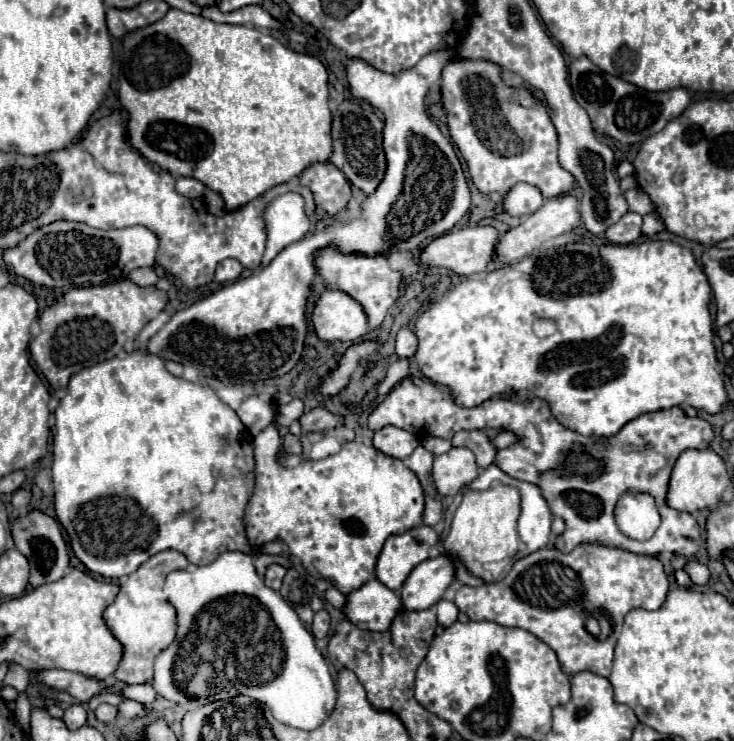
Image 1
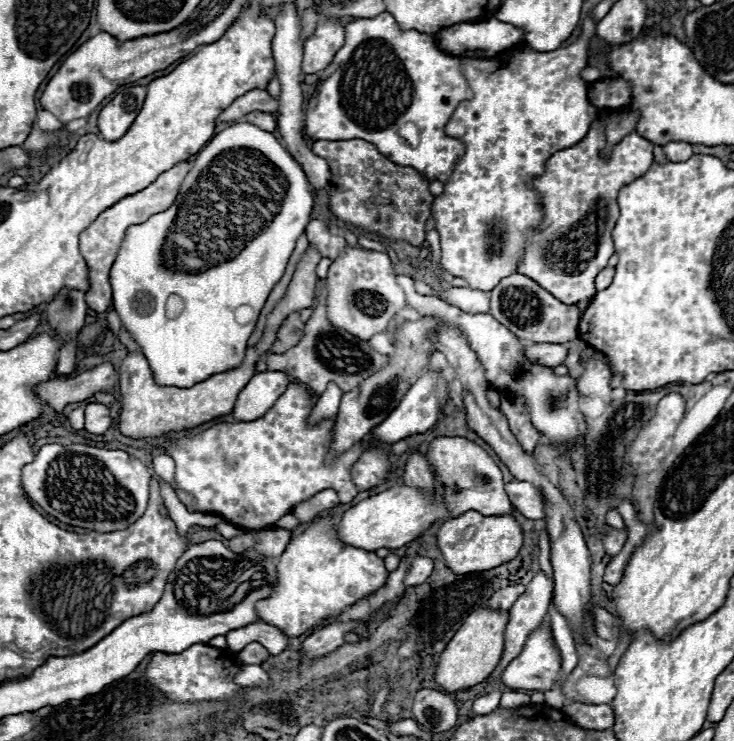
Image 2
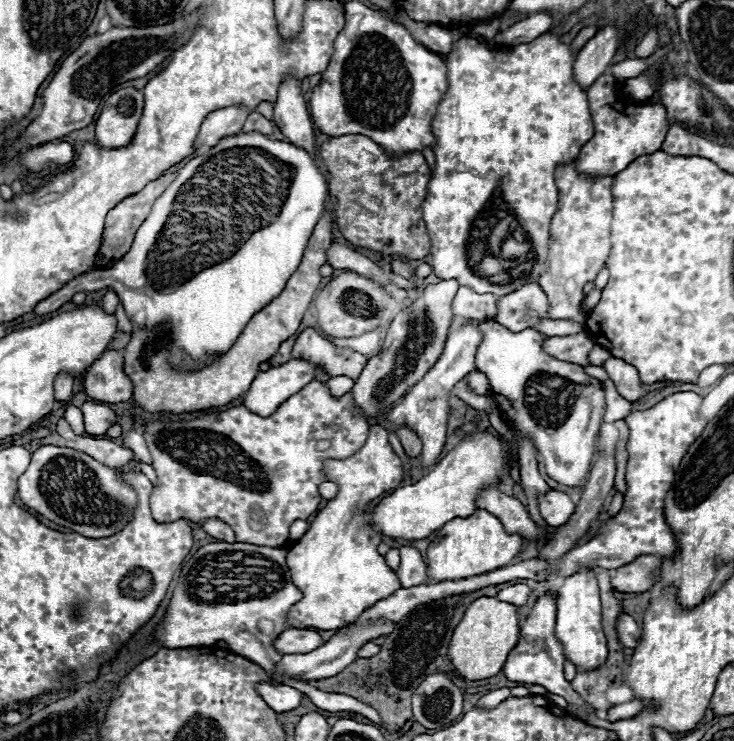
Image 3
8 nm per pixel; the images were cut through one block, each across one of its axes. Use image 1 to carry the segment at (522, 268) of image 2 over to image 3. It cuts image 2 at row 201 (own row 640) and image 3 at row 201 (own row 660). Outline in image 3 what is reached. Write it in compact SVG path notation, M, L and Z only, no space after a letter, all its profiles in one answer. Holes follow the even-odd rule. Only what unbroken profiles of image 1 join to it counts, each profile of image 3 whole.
M562 164L556 170L556 186L560 190L560 202L558 210L552 218L550 226L550 252L548 252L548 264L546 264L546 274L538 278L538 284L548 296L548 316L552 320L572 320L580 326L586 326L586 314L580 312L582 304L582 288L586 282L592 282L596 274L602 270L602 266L608 260L610 254L610 222L612 222L612 180L610 176L598 178L598 180L588 180L586 176L578 174L574 164Z

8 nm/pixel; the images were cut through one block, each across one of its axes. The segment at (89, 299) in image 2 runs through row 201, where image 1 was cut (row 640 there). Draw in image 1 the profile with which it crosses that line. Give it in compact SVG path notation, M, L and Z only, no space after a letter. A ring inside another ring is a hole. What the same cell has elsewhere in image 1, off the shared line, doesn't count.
M164 550L146 560L136 572L122 580L114 604L104 610L104 620L108 628L124 646L122 662L114 672L116 680L128 684L144 684L152 680L156 656L176 638L176 608L172 608L172 604L164 600L162 584L170 572L184 568L188 568L188 560L182 552Z

